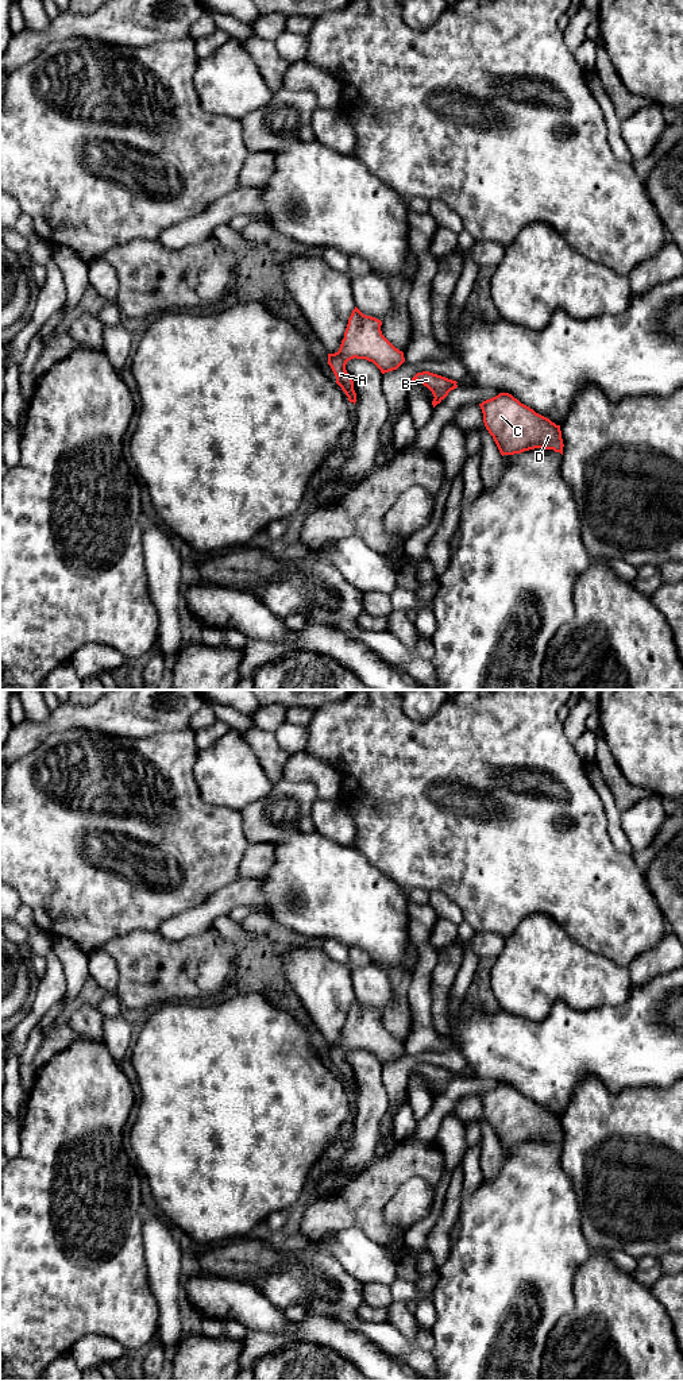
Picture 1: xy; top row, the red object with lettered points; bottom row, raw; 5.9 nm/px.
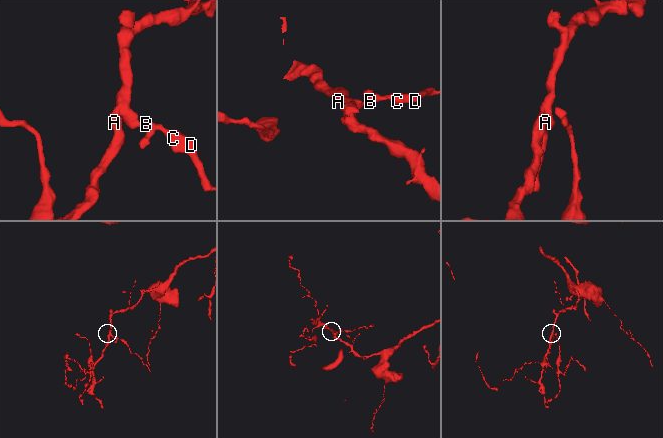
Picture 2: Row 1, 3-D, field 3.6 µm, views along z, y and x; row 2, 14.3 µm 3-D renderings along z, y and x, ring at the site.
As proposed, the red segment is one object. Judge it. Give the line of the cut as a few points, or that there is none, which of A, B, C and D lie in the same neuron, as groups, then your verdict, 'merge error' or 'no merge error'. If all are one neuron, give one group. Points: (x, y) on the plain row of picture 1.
no cut | A B C D | no merge error

